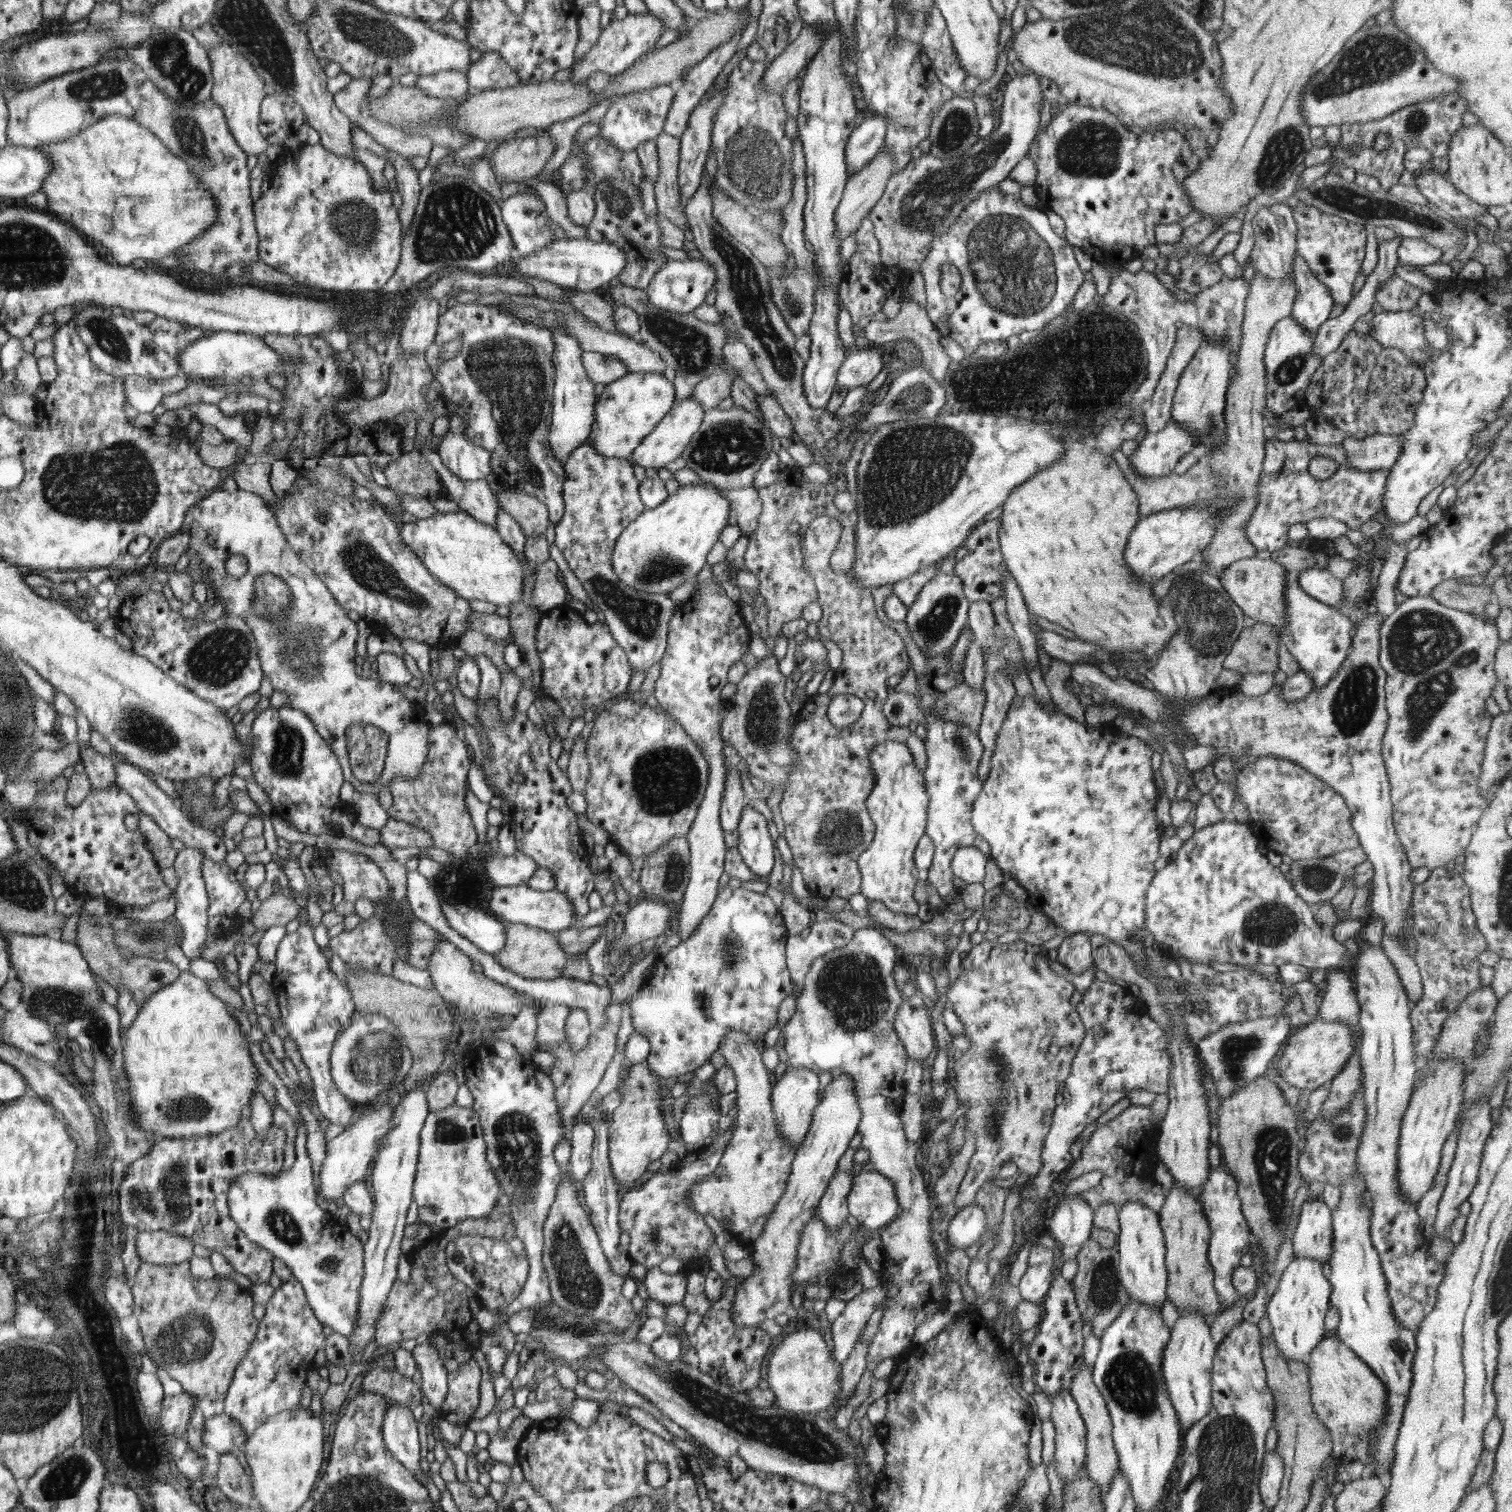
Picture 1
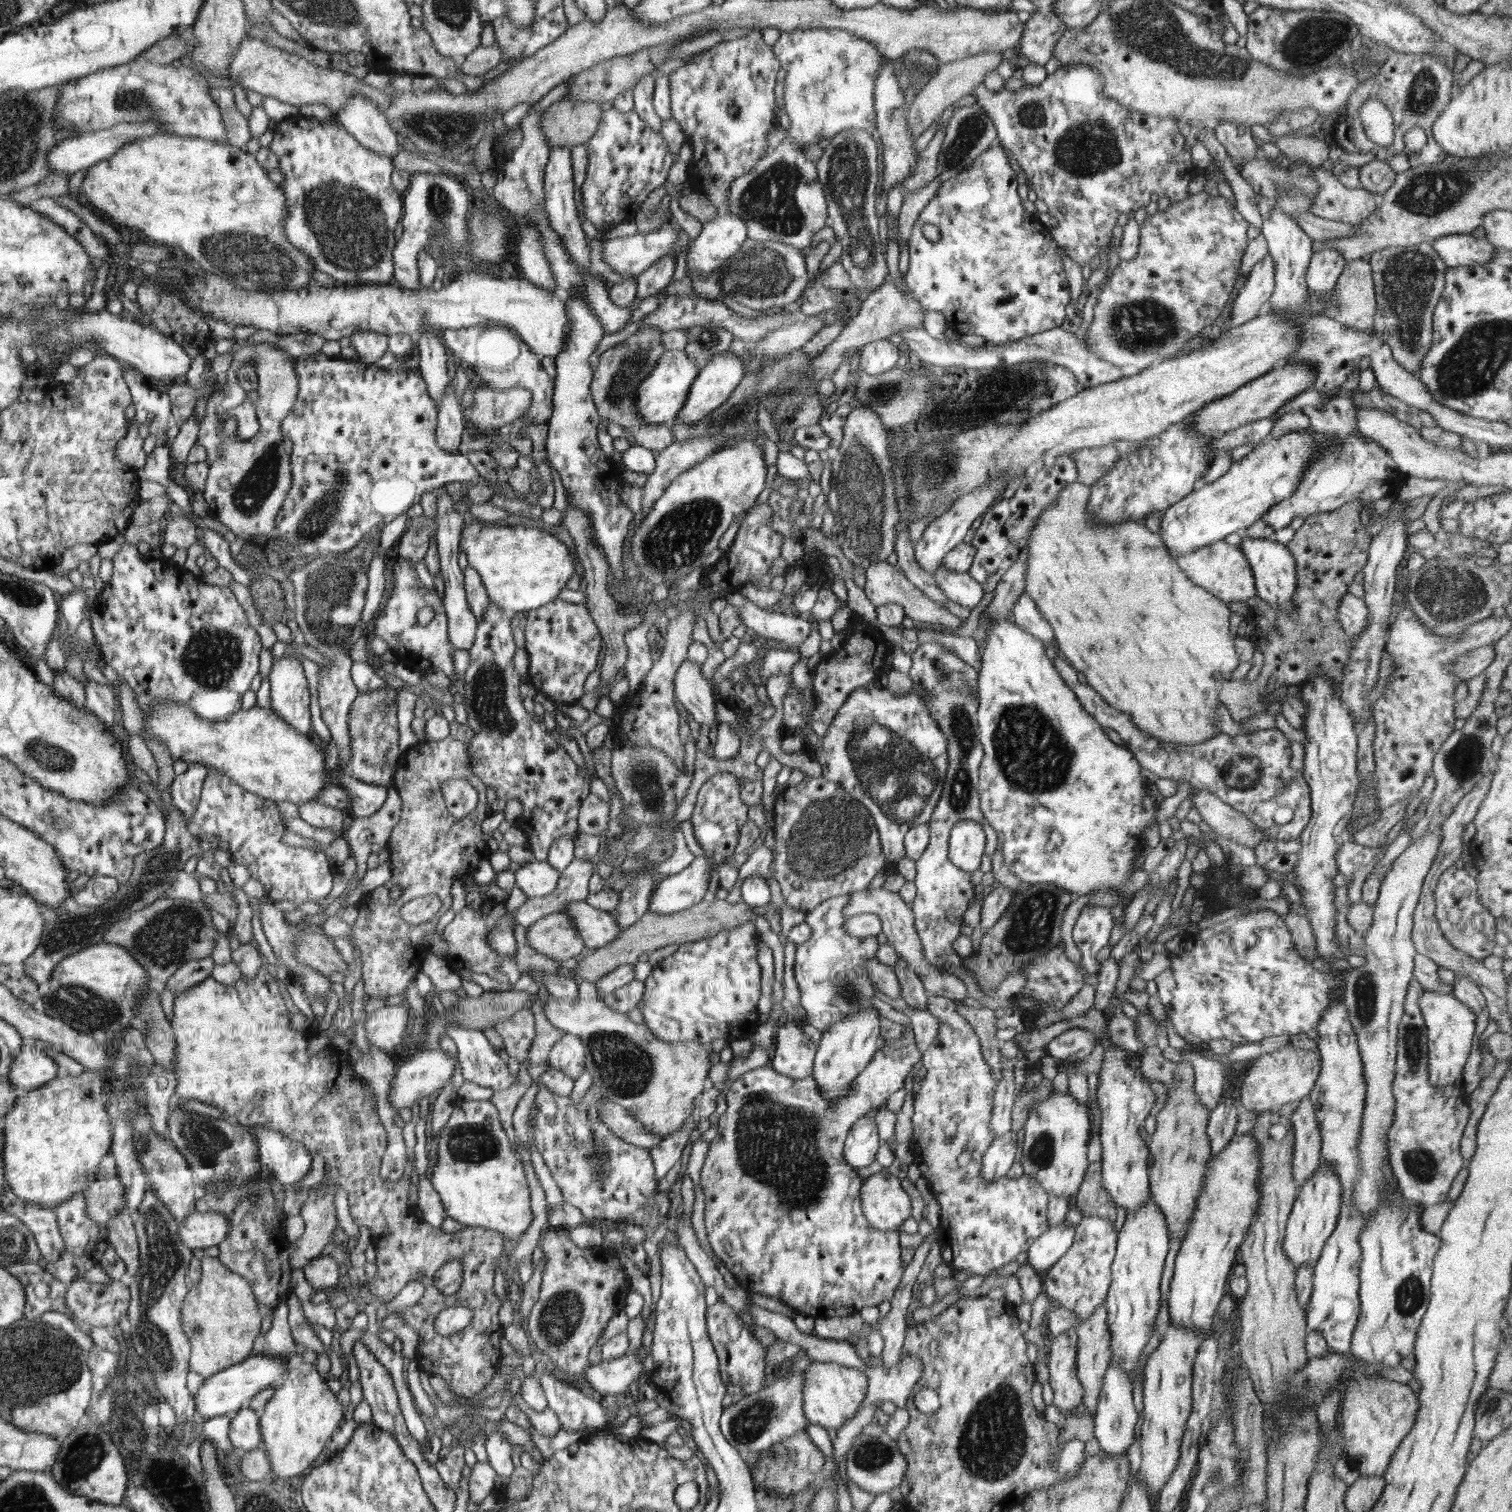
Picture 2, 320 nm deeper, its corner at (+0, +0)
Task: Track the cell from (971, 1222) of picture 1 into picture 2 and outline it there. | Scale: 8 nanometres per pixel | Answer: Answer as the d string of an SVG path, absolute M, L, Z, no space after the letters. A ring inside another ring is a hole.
M1008 1131L997 1136L986 1149L983 1156L983 1177L987 1183L1004 1176L1013 1165L1018 1152L1017 1132Z

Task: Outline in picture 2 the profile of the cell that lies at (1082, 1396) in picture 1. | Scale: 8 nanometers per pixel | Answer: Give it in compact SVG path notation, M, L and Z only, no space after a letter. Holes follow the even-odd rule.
M1100 1304L1092 1316L1076 1327L1077 1332L1077 1352L1076 1370L1078 1378L1084 1387L1083 1404L1084 1408L1090 1412L1090 1416L1096 1416L1098 1410L1098 1399L1103 1385L1103 1378L1110 1362L1110 1329L1108 1326L1108 1308L1105 1304Z

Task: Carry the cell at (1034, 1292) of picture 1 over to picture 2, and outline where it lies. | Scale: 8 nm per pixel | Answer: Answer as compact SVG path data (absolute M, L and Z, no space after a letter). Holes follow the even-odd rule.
M1062 1221L1053 1227L1048 1227L1028 1247L1028 1262L1037 1273L1043 1275L1060 1260L1072 1246L1076 1227L1067 1221Z

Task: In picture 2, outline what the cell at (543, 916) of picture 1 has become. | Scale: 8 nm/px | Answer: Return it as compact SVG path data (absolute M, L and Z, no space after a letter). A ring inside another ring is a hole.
M575 900L575 902L571 902L558 913L566 913L573 918L574 926L576 926L578 934L585 942L587 952L606 947L619 936L616 916L612 913L604 912L602 909L594 908L593 905L588 904L585 900Z

